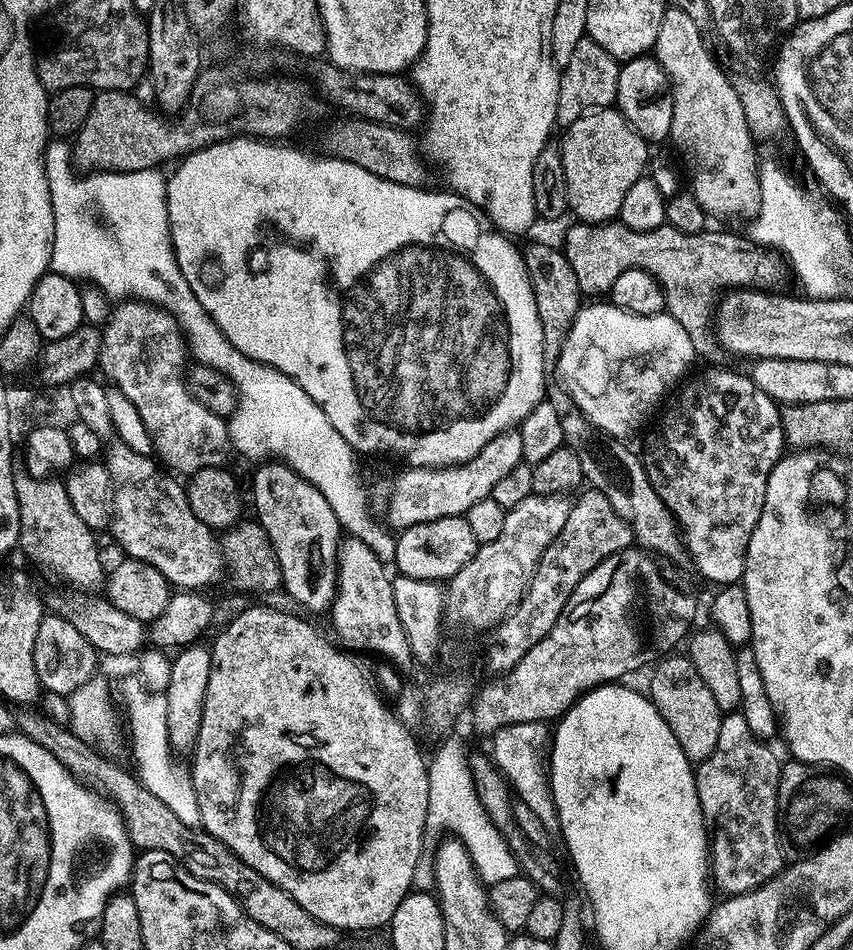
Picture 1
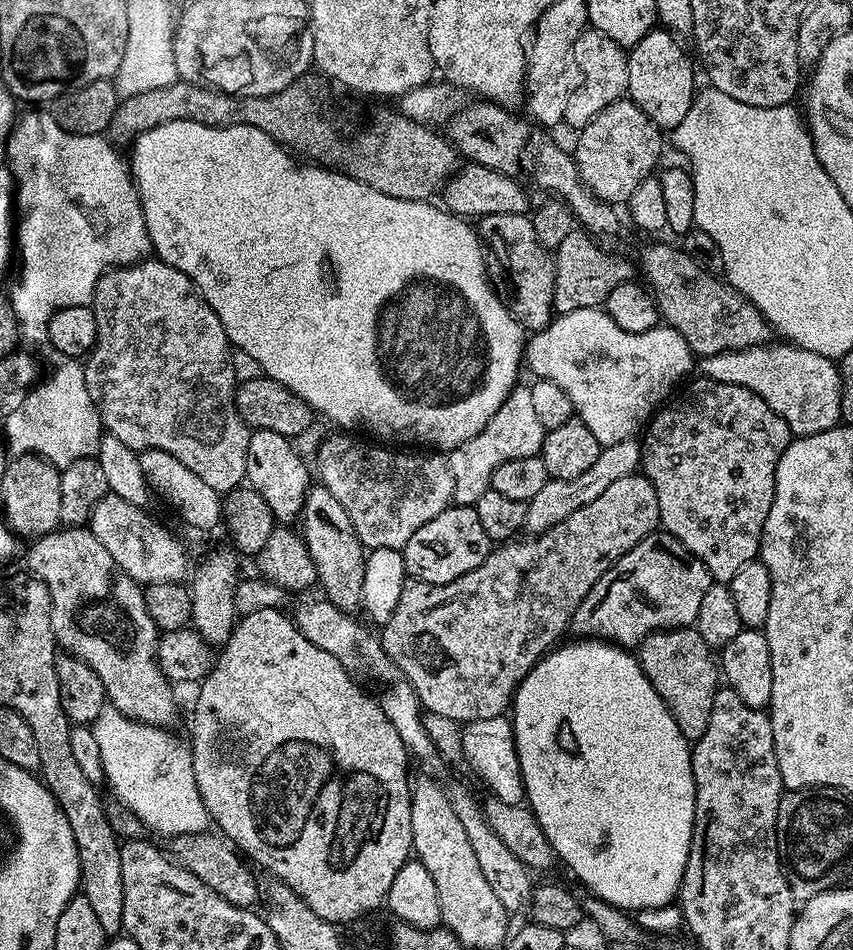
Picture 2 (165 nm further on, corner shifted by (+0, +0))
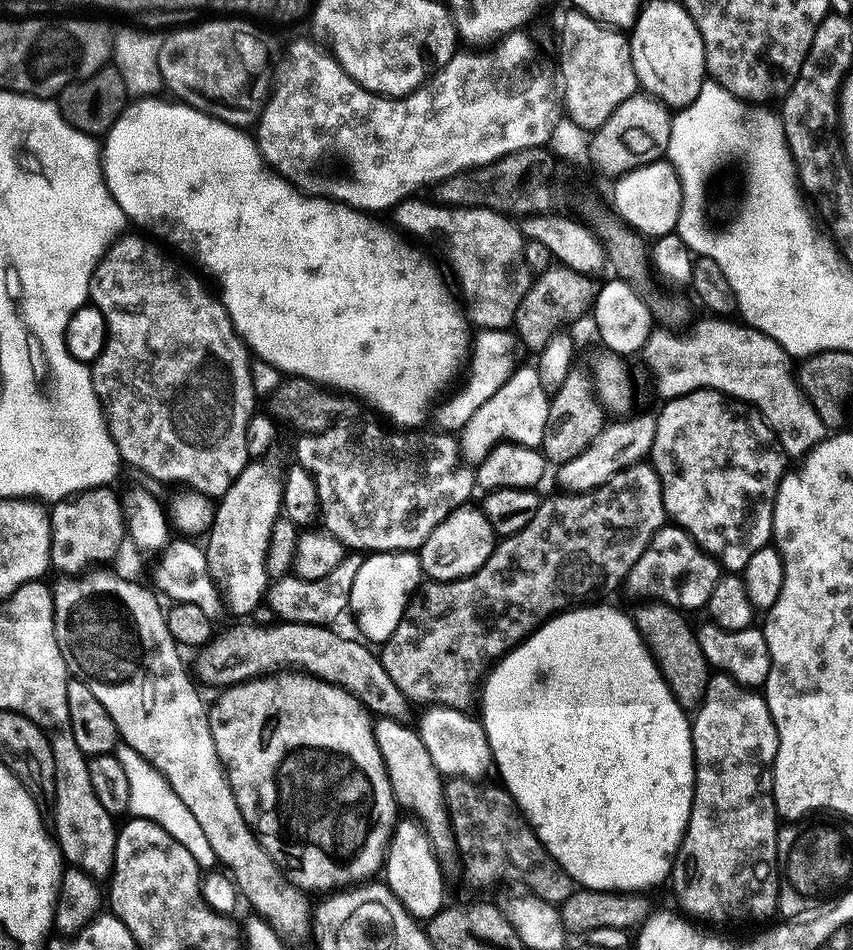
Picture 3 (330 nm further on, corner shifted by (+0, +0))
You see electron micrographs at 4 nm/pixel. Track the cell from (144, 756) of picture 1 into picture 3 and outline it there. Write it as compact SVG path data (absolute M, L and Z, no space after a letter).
M119 743L114 754L122 763L122 770L129 779L131 804L129 811L131 815L137 819L154 821L155 824L162 826L180 845L194 855L194 860L201 869L211 869L217 863L214 850L210 847L210 842L207 841L202 826L195 821L194 814L191 814L190 810L183 805L182 800L174 794L169 783L128 744Z

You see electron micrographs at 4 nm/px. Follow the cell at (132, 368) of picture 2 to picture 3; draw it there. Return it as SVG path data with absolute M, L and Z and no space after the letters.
M121 235L120 239L105 252L104 257L96 263L92 272L92 281L88 287L91 303L104 316L108 327L108 341L104 344L102 354L90 365L92 385L100 406L104 409L104 420L108 424L108 432L116 449L120 452L120 459L125 465L137 468L156 480L169 480L172 484L189 484L193 493L199 493L205 498L219 498L230 490L234 478L242 474L242 470L250 463L247 452L247 424L257 411L256 388L252 385L254 378L253 361L248 360L250 349L244 339L236 333L230 314L224 309L224 301L219 295L208 293L208 288L192 272L187 272L180 264L175 264L168 256L163 256L151 239L143 240L140 236Z

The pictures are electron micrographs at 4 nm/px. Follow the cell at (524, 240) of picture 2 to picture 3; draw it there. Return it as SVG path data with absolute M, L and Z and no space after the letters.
M409 198L400 201L394 209L396 224L413 232L420 240L433 240L448 248L448 260L452 268L464 279L464 300L468 303L466 316L480 330L508 330L513 327L516 311L522 298L528 293L530 273L524 265L526 237L519 227L502 212L490 210L487 206L445 206L431 204L428 200Z

